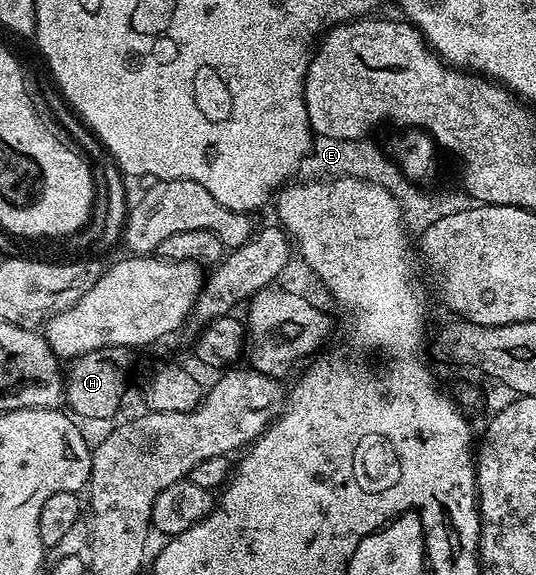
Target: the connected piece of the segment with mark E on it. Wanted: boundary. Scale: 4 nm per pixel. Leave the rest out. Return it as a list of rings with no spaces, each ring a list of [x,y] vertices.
[[[303,95],[300,109],[306,111],[306,147],[304,157],[299,157],[296,166],[290,167],[287,175],[277,178],[277,188],[294,191],[294,187],[330,187],[330,183],[366,183],[366,187],[378,187],[394,199],[398,207],[398,223],[402,226],[402,239],[412,245],[421,238],[430,225],[440,221],[464,206],[467,206],[467,194],[460,187],[442,193],[428,193],[411,179],[407,178],[399,166],[390,160],[371,142],[356,135],[326,135],[314,130],[314,119],[310,119],[308,97]]]

